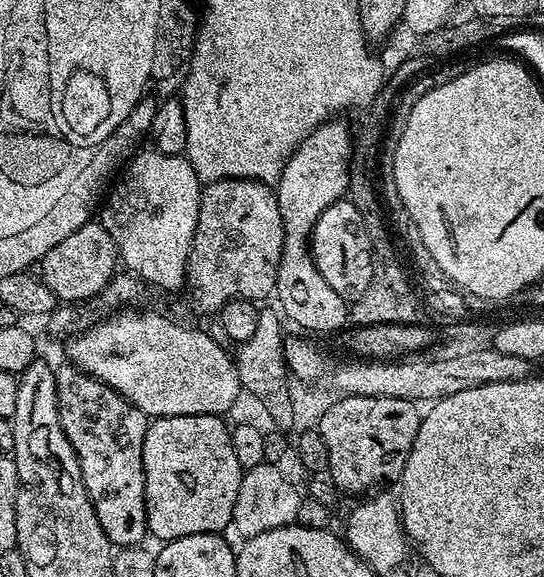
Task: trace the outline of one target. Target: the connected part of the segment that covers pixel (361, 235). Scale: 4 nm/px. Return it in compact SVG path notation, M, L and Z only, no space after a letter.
M348 198L331 204L318 218L312 228L310 251L316 268L330 282L339 296L353 296L360 292L368 282L371 271L368 262L368 240L365 240L367 226L363 216Z

